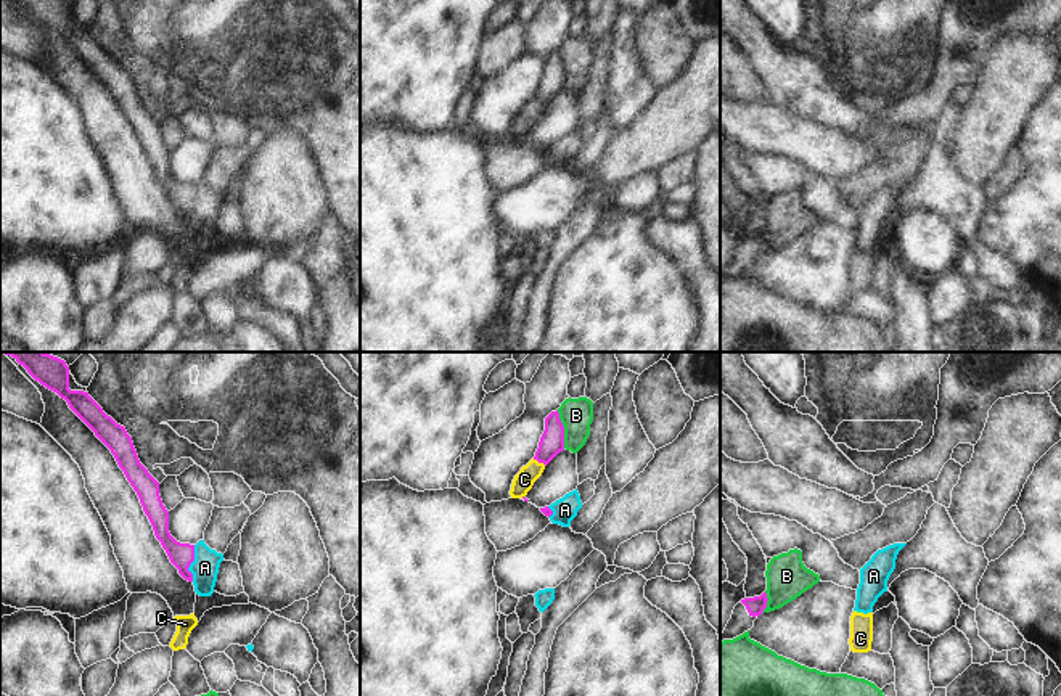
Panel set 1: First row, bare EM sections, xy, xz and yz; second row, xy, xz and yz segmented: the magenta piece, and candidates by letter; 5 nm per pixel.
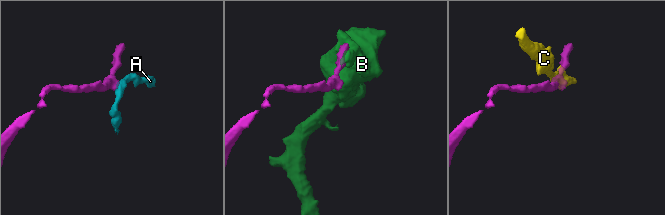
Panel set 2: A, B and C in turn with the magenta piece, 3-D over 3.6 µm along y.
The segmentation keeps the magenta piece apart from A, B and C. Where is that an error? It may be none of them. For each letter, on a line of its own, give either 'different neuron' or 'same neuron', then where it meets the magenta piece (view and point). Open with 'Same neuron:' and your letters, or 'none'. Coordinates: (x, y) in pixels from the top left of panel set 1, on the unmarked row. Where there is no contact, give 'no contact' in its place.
Same neuron: A
A: same neuron | xy (192, 201)
B: different neuron | xz (563, 69)
C: different neuron | xz (539, 102)

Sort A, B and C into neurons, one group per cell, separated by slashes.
A / B / C

